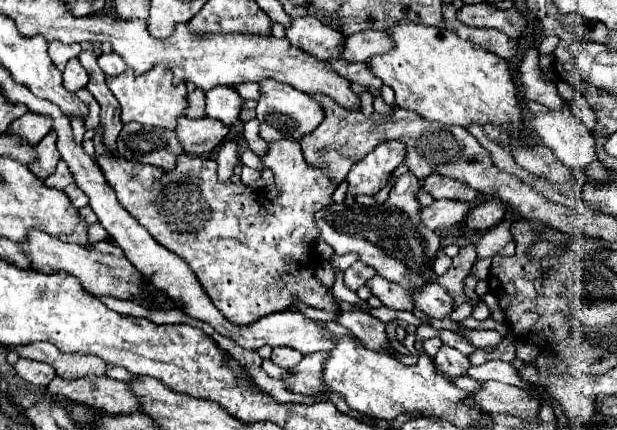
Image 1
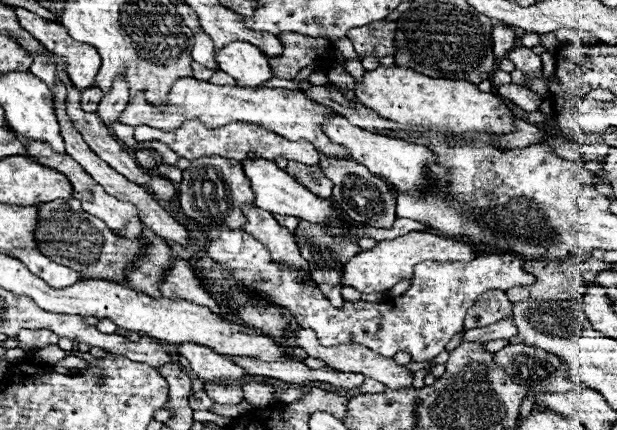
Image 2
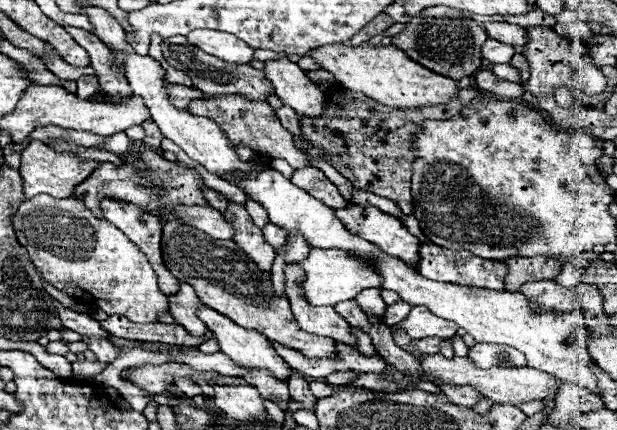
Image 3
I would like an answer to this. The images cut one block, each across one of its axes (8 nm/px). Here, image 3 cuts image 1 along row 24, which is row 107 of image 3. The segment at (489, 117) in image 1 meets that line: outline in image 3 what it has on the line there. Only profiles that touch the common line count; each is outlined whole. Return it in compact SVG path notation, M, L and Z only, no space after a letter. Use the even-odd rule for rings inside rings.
M328 44L310 52L310 56L322 64L324 70L336 76L336 82L352 92L362 92L368 98L376 100L382 106L390 108L424 108L428 104L446 104L452 102L458 94L458 82L448 80L444 76L436 76L436 72L428 72L428 68L408 60L404 52L392 46L346 46L346 44Z

